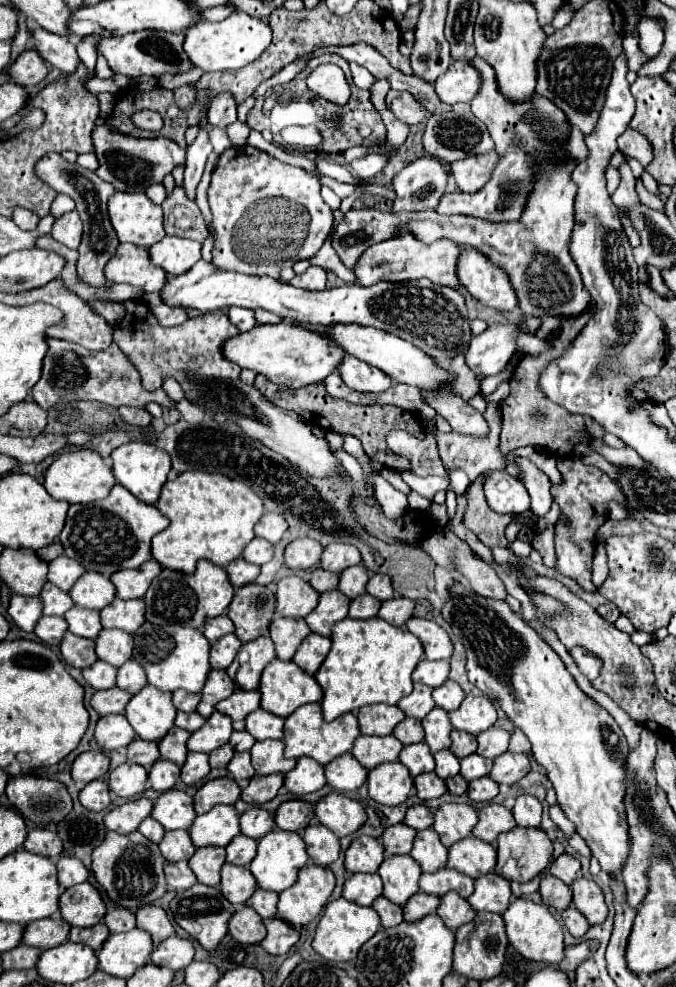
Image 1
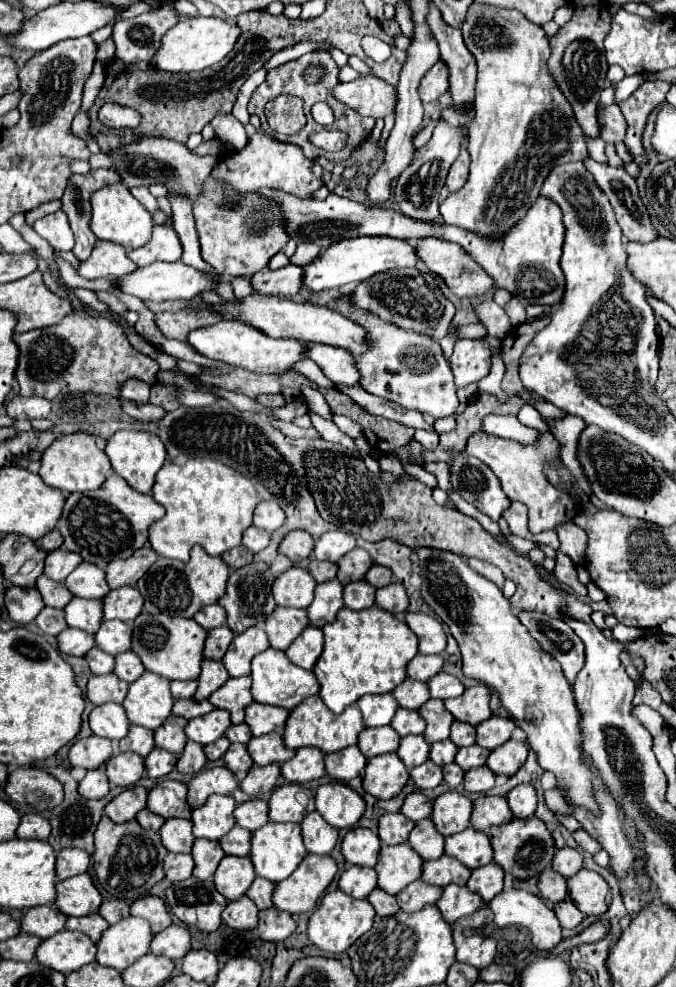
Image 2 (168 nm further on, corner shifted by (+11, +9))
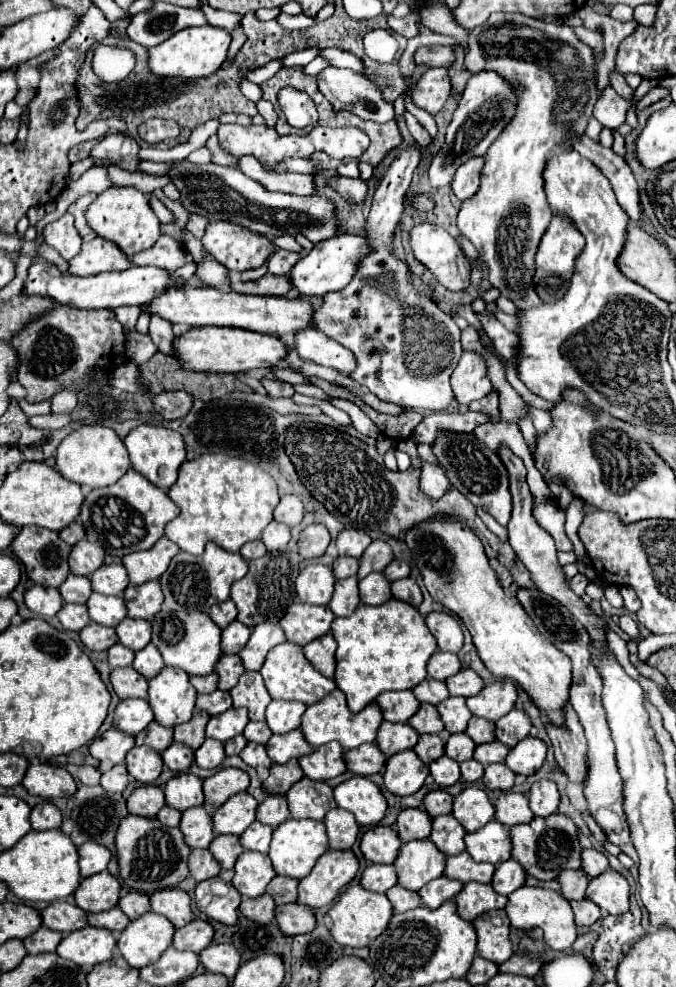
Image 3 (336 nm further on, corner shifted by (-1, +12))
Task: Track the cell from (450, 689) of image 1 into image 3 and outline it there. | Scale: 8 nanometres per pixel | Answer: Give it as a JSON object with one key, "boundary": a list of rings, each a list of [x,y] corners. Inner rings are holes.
{"boundary":[[[471,668],[459,670],[455,676],[447,678],[445,684],[447,684],[451,696],[463,696],[463,698],[469,698],[469,696],[479,694],[481,688],[485,686],[485,682]]]}

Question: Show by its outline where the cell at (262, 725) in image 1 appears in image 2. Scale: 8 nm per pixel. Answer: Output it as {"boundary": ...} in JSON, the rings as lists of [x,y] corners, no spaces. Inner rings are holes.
{"boundary":[[[251,703],[245,709],[245,723],[251,727],[253,735],[267,735],[271,731],[281,733],[287,717],[289,717],[287,709],[263,705],[263,703]]]}

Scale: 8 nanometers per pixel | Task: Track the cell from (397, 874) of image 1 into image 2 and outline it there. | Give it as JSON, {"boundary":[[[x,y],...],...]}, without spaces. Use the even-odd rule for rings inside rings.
{"boundary":[[[407,843],[393,847],[383,845],[375,871],[379,875],[379,887],[389,895],[397,895],[401,889],[421,877],[423,859]]]}

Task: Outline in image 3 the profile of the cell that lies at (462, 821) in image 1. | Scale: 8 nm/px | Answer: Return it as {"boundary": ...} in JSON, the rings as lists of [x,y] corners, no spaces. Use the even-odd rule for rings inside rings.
{"boundary":[[[465,788],[453,800],[453,816],[467,832],[475,832],[483,828],[489,820],[493,820],[493,804],[487,798],[485,790]]]}

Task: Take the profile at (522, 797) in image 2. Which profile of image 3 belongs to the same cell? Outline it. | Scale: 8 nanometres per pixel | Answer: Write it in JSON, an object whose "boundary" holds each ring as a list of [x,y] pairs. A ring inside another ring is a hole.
{"boundary":[[[539,780],[529,790],[529,808],[535,816],[551,816],[557,812],[559,804],[559,790],[549,780]]]}

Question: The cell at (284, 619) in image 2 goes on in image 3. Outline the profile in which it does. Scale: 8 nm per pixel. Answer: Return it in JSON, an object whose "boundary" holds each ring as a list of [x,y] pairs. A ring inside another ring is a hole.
{"boundary":[[[295,602],[279,620],[279,626],[283,628],[287,640],[291,640],[297,646],[305,646],[311,640],[327,634],[331,630],[333,618],[335,616],[327,606]]]}

